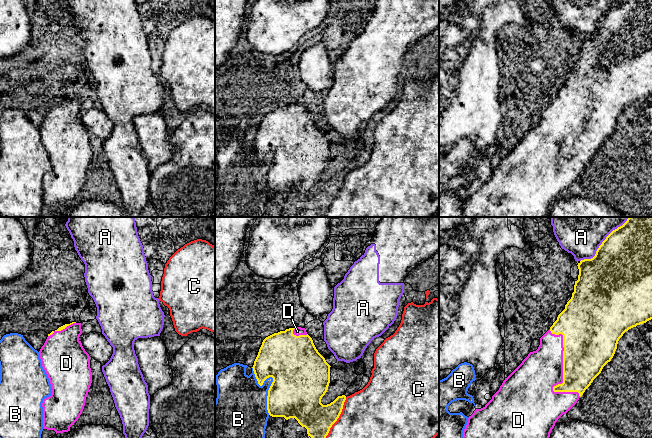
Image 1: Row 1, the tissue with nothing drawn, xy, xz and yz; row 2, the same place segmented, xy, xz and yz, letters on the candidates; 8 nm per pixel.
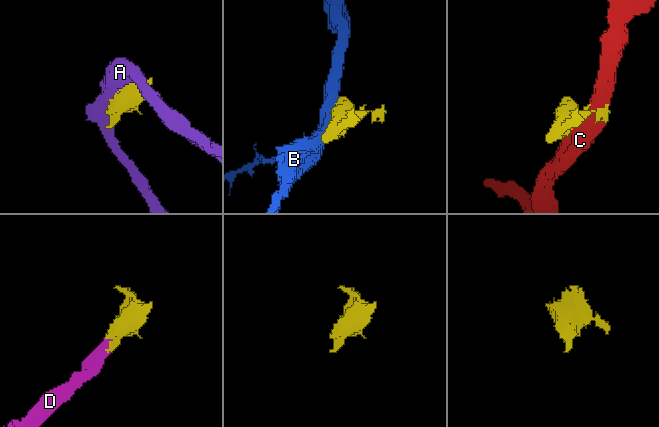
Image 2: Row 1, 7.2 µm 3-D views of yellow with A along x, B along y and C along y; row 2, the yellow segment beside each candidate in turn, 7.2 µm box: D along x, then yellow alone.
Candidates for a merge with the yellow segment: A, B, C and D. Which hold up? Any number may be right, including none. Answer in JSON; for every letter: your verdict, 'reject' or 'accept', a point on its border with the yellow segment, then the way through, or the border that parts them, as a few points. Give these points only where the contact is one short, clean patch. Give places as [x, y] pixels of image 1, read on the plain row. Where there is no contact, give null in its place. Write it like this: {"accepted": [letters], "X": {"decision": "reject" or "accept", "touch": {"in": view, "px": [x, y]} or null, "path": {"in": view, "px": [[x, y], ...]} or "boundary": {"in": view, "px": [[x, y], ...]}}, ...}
{"accepted": ["D"], "A": {"decision": "reject", "touch": {"in": "yz", "px": [600, 21]}}, "B": {"decision": "reject", "touch": {"in": "xz", "px": [273, 157]}}, "C": {"decision": "reject", "touch": {"in": "xz", "px": [337, 194]}}, "D": {"decision": "accept", "touch": {"in": "yz", "px": [563, 148]}}}

